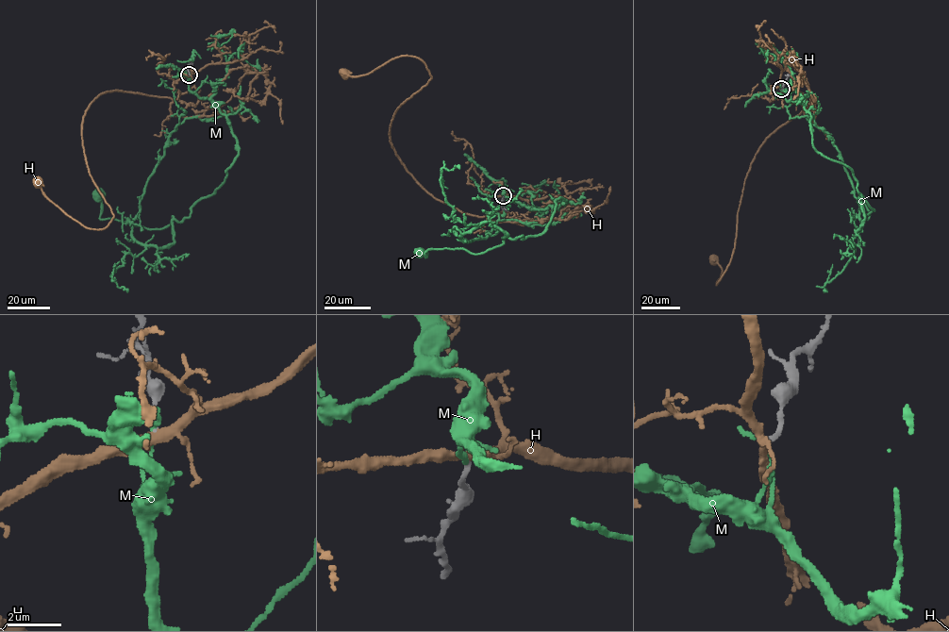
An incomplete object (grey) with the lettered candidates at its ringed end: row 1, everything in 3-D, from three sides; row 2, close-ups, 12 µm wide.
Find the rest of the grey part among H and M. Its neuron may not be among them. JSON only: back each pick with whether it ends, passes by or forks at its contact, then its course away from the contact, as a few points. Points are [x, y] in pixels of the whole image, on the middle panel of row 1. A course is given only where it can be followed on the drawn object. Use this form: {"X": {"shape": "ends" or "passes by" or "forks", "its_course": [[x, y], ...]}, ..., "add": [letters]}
{"add": []}

